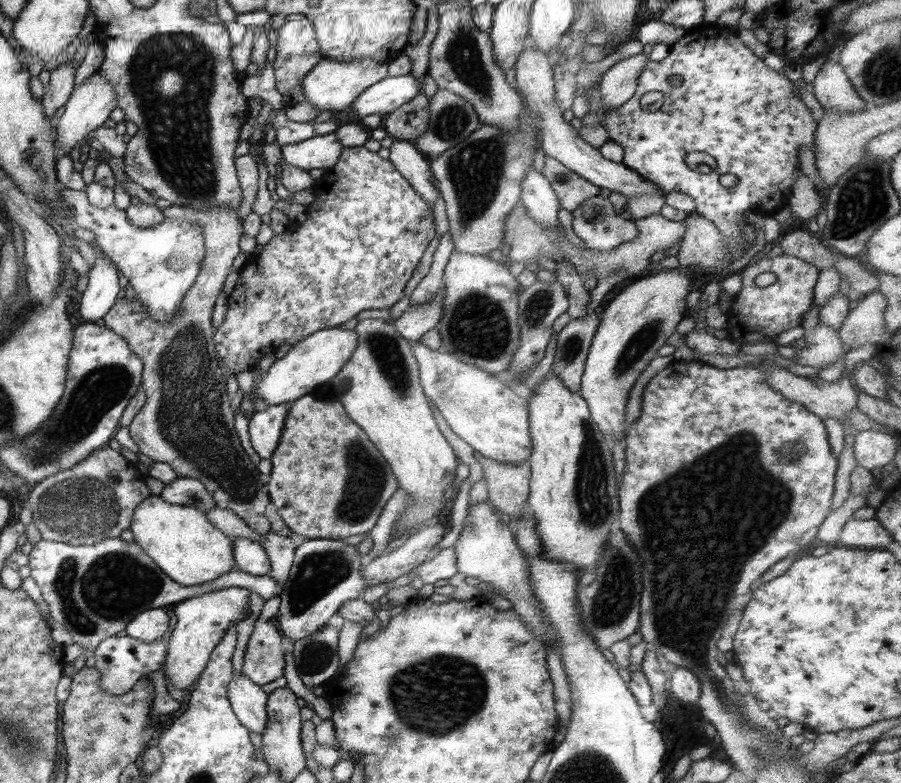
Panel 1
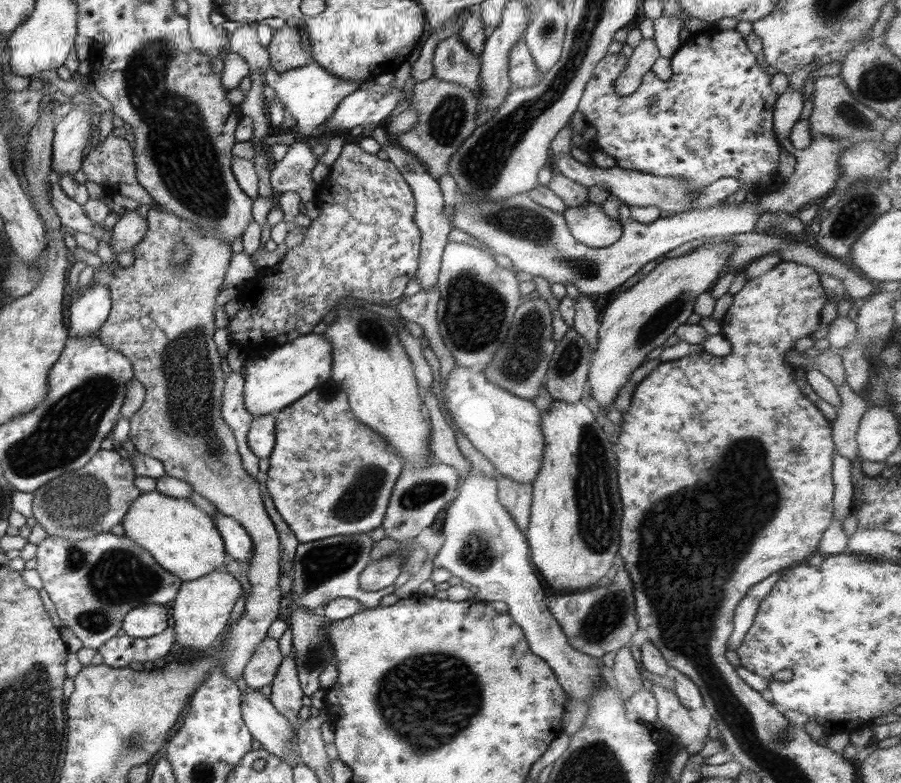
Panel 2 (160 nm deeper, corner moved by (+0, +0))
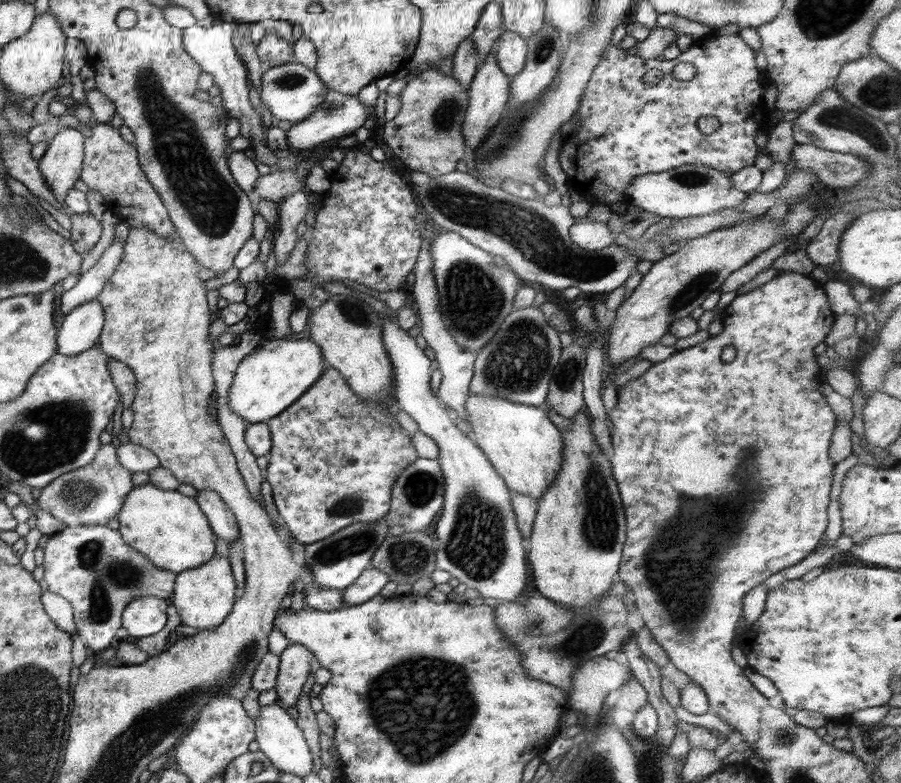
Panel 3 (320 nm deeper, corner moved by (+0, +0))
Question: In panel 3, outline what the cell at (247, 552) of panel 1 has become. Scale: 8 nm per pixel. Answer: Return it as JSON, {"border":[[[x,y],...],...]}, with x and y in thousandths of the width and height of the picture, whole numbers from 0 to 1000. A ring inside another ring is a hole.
{"border":[[[218,626],[215,639],[239,685],[252,693],[263,690],[264,672],[261,662],[254,649],[245,641],[245,636],[242,636],[241,630],[234,626]]]}

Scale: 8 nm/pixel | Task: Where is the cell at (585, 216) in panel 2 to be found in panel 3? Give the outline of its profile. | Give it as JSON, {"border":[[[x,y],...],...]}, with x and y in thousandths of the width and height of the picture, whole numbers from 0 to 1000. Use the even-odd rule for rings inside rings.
{"border":[[[650,277],[638,281],[630,291],[630,298],[632,305],[638,314],[651,321],[663,322],[680,312],[680,300],[674,287],[669,284],[651,281]]]}

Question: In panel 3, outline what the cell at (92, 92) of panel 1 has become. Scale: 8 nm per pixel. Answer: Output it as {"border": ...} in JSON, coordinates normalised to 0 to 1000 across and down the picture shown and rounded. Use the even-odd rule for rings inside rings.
{"border":[[[73,162],[59,174],[41,204],[46,225],[64,263],[71,263],[72,249],[88,229],[92,175],[84,165]]]}

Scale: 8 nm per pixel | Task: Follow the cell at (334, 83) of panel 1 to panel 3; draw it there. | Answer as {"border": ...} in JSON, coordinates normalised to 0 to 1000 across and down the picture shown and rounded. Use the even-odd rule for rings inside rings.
{"border":[[[323,77],[310,84],[296,86],[289,97],[290,134],[303,148],[304,155],[316,153],[323,158],[332,156],[345,146],[361,128],[362,110],[354,102],[349,89]]]}

